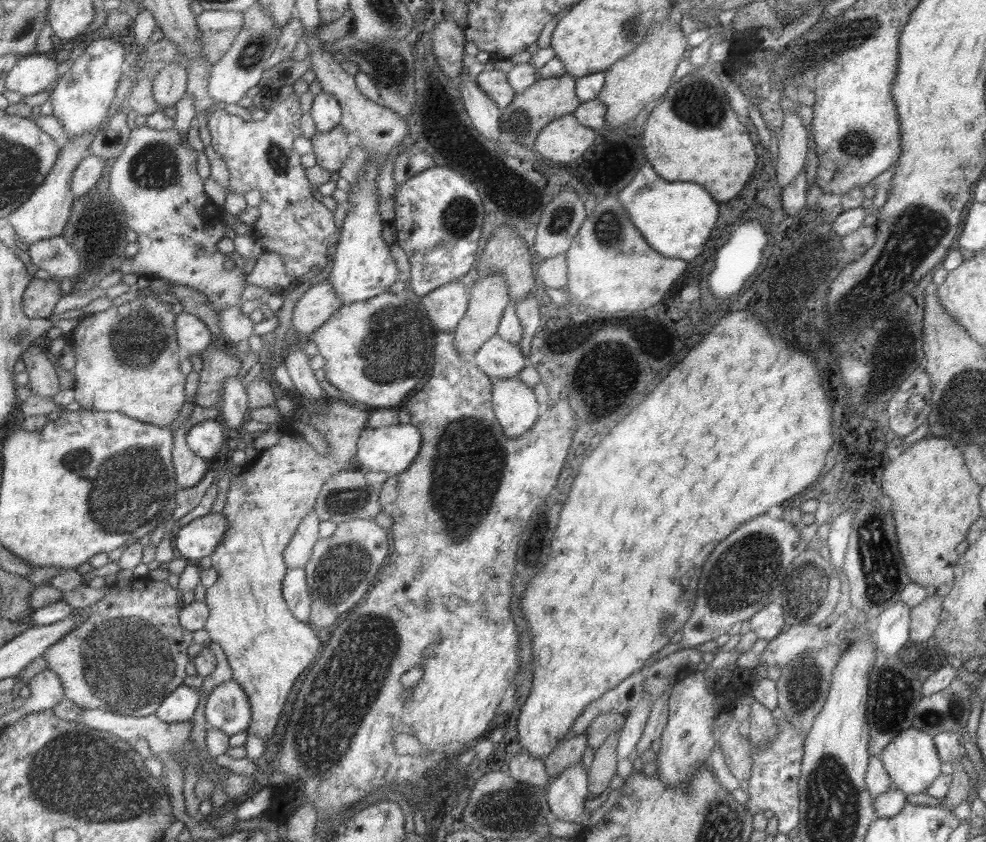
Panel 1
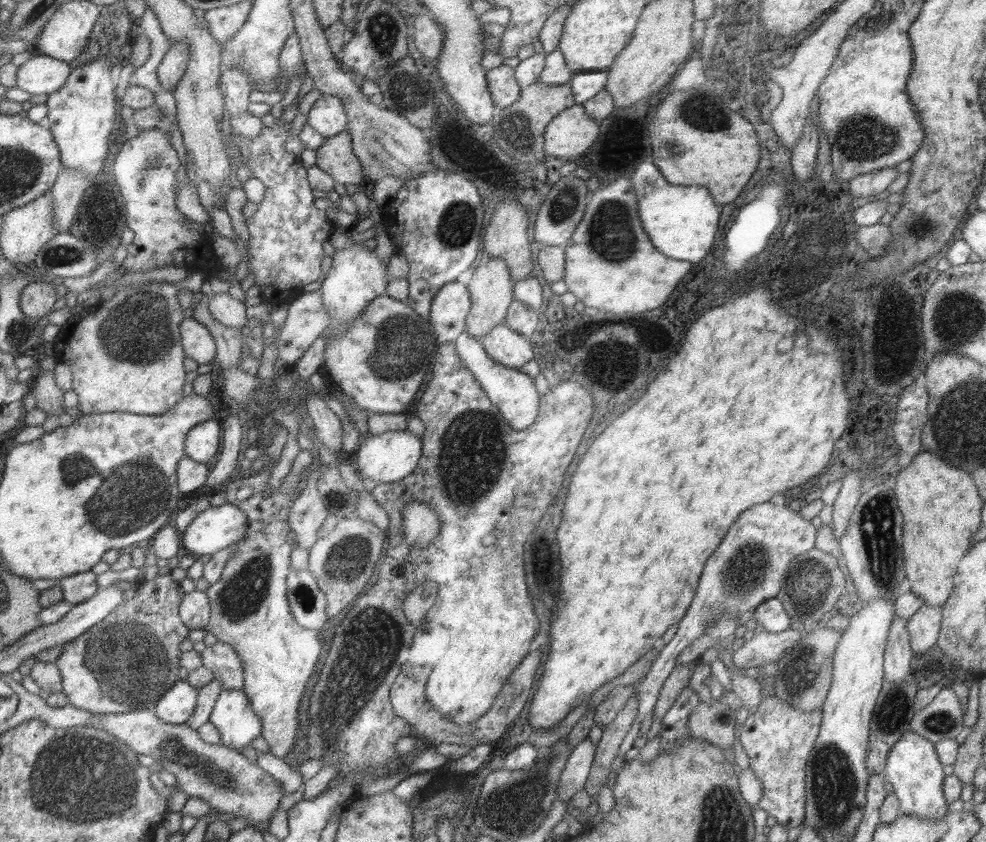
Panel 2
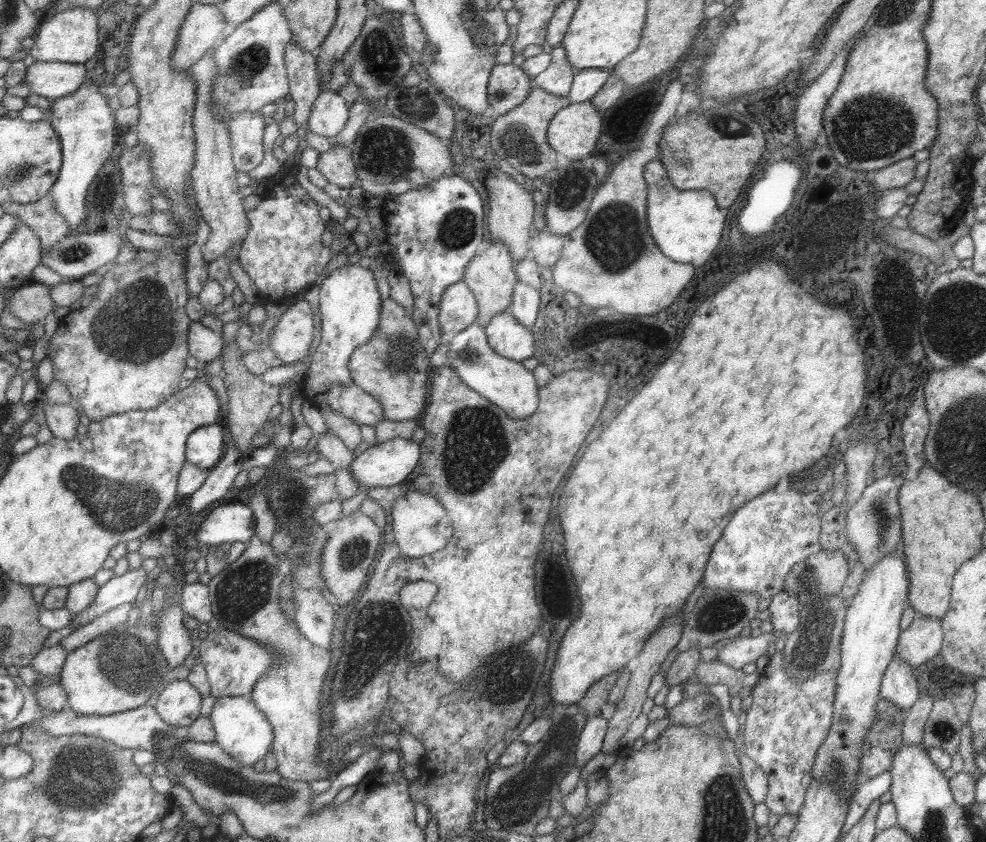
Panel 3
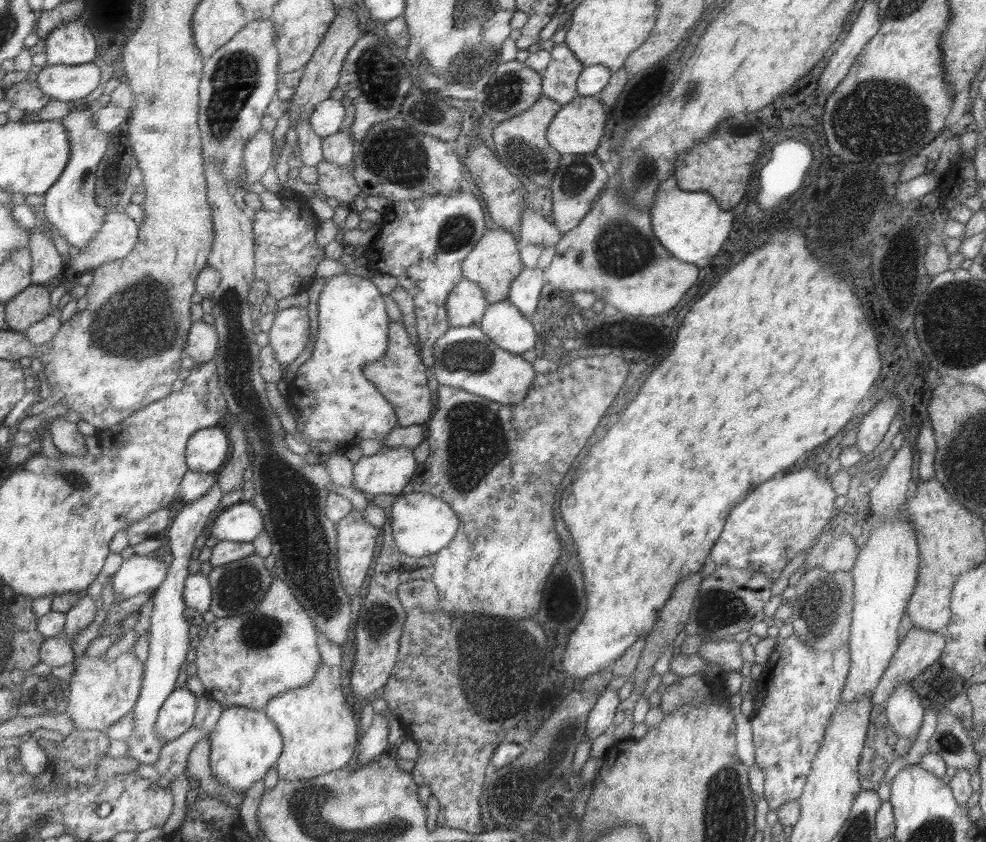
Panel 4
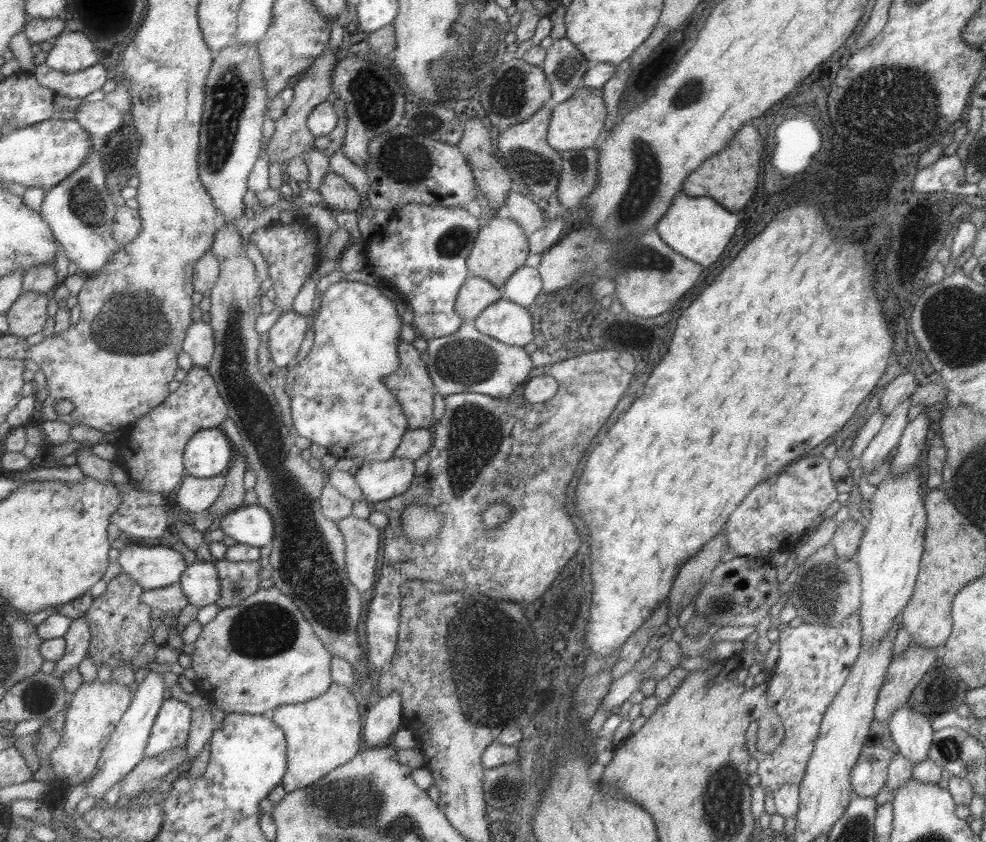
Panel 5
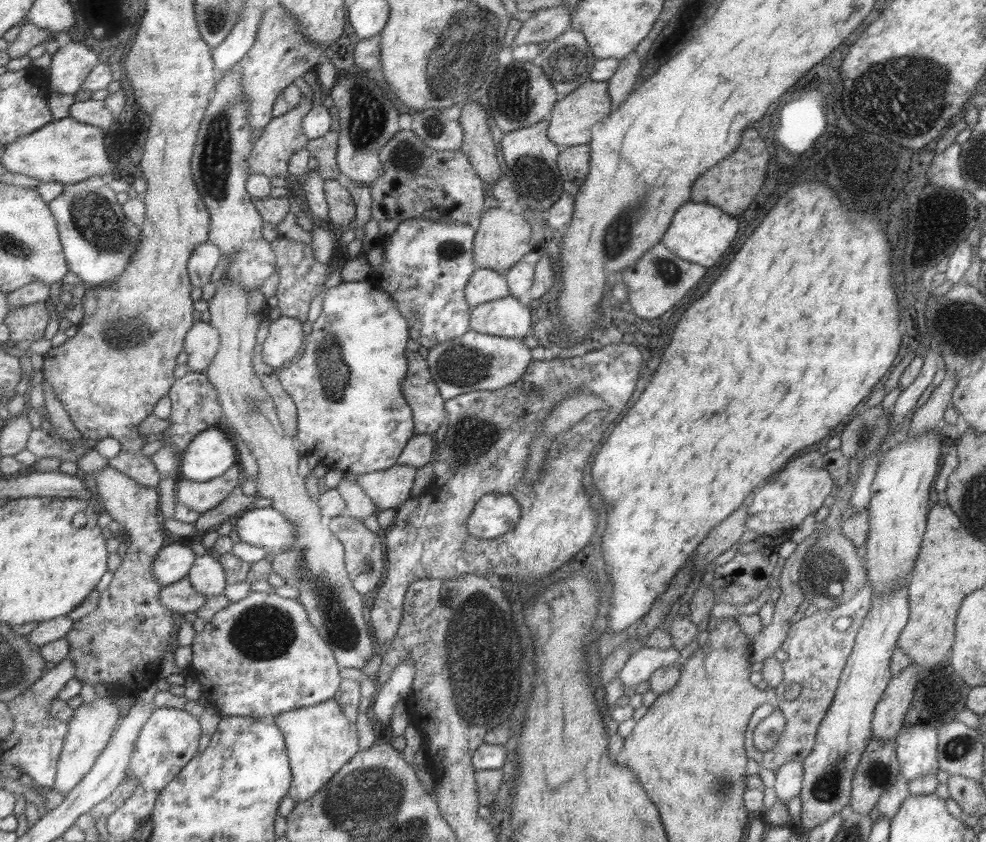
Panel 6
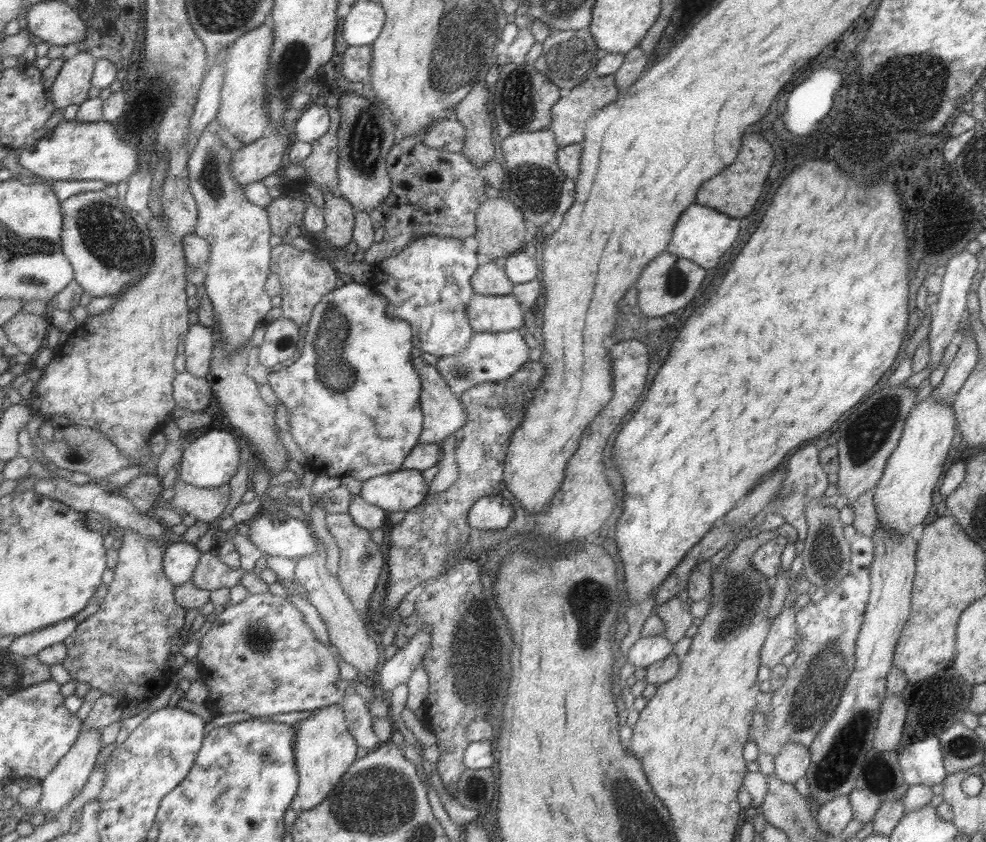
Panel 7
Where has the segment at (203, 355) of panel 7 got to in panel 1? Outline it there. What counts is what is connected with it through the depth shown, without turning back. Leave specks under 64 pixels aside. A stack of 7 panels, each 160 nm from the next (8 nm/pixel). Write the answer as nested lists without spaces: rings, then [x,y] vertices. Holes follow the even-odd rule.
[[[182,311],[175,322],[178,328],[178,342],[185,354],[198,356],[209,344],[217,341],[205,324],[195,316]]]

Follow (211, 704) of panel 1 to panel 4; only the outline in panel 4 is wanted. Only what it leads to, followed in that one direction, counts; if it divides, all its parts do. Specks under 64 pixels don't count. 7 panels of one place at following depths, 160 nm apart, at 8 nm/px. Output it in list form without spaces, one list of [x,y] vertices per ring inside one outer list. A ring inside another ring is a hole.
[[[222,705],[222,711],[213,730],[208,734],[208,757],[211,776],[223,790],[245,793],[255,781],[263,780],[265,773],[279,759],[282,738],[275,723],[262,709]]]

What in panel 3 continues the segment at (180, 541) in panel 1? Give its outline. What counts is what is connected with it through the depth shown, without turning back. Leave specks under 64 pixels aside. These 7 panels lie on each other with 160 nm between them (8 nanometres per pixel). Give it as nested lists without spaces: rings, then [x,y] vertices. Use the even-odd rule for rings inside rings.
[[[223,501],[202,516],[195,542],[217,546],[221,543],[248,542],[255,530],[255,519],[247,505]]]

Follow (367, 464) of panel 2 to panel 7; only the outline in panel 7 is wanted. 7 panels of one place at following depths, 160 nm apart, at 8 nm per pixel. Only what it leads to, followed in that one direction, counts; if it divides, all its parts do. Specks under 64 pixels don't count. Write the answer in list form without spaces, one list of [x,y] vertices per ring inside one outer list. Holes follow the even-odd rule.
[[[399,469],[362,481],[358,495],[388,514],[406,511],[418,505],[427,495],[427,490],[421,471]]]

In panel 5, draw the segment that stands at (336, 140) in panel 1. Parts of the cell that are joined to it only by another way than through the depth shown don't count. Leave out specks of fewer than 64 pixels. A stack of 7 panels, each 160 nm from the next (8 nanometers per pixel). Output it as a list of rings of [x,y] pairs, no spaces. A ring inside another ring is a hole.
[[[327,171],[318,186],[323,205],[334,212],[355,211],[363,202],[361,195],[344,178]]]

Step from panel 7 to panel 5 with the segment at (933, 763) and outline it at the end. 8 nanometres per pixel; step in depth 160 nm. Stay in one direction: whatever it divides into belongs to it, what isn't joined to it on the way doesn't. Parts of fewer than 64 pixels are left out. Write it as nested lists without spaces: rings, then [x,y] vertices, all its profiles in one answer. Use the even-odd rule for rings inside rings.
[[[905,704],[896,708],[887,721],[892,741],[907,762],[914,765],[929,759],[927,749],[933,730],[931,730],[930,719],[927,715],[914,711]]]

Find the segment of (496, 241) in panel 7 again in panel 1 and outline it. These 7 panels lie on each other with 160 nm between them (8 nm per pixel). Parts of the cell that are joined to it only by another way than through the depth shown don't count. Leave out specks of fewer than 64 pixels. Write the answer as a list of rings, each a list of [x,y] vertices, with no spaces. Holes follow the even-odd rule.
[[[490,274],[489,277],[483,279],[478,278],[473,283],[473,286],[468,290],[468,304],[465,314],[457,324],[455,334],[453,334],[453,347],[456,348],[457,353],[463,359],[466,354],[473,355],[496,334],[501,316],[510,302],[507,284],[500,274]]]

